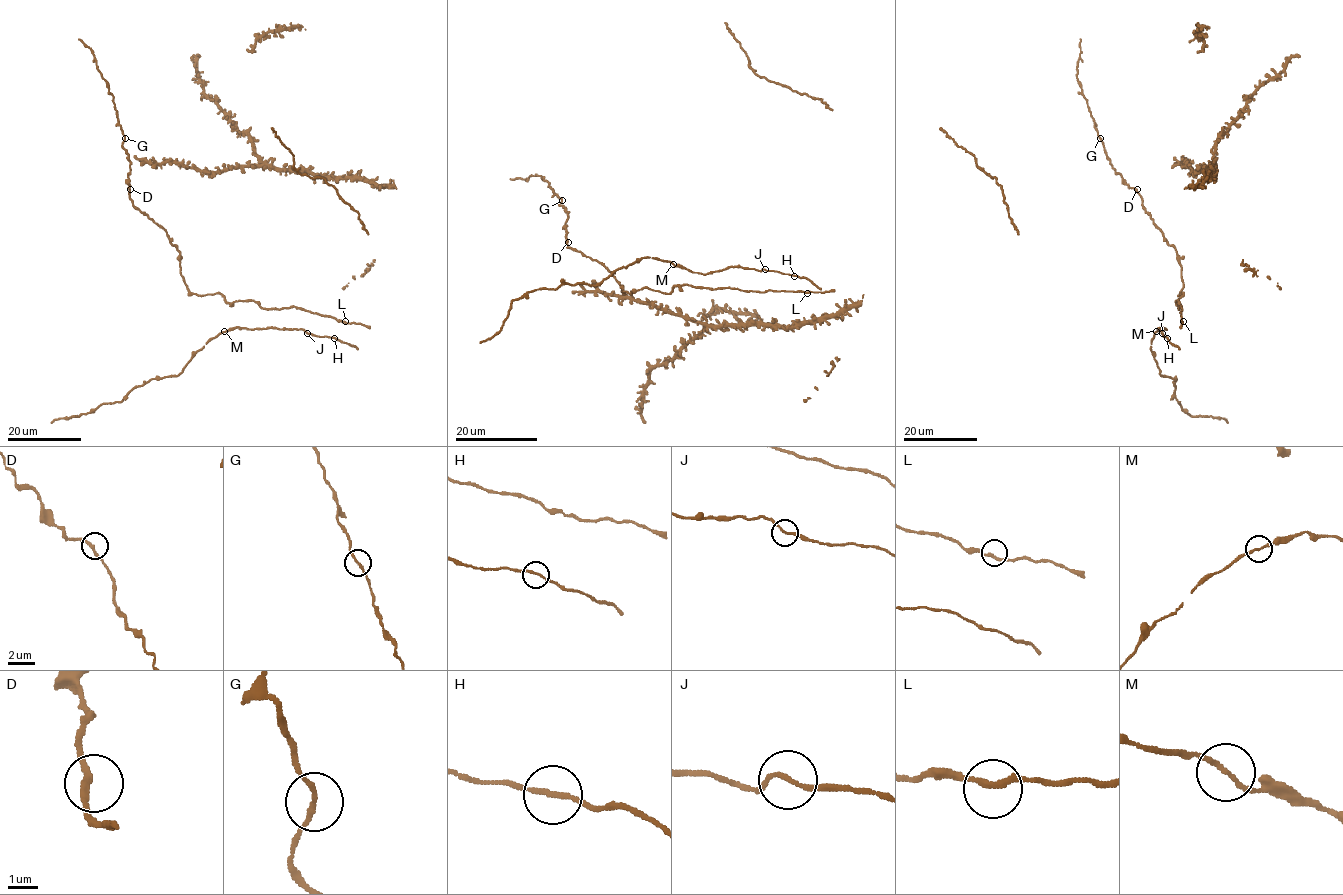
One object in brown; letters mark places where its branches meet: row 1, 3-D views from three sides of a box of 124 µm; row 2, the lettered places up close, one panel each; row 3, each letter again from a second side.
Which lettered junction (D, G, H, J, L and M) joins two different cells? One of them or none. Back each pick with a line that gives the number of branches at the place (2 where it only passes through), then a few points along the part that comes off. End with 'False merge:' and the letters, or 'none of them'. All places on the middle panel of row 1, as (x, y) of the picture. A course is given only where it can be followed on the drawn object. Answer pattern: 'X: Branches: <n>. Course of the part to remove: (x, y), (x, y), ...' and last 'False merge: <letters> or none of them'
False merge: none of them

